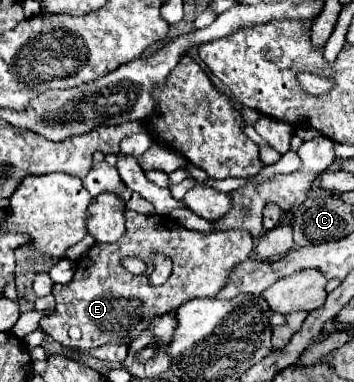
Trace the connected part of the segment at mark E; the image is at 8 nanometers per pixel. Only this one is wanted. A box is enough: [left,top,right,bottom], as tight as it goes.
[40,209,254,351]

